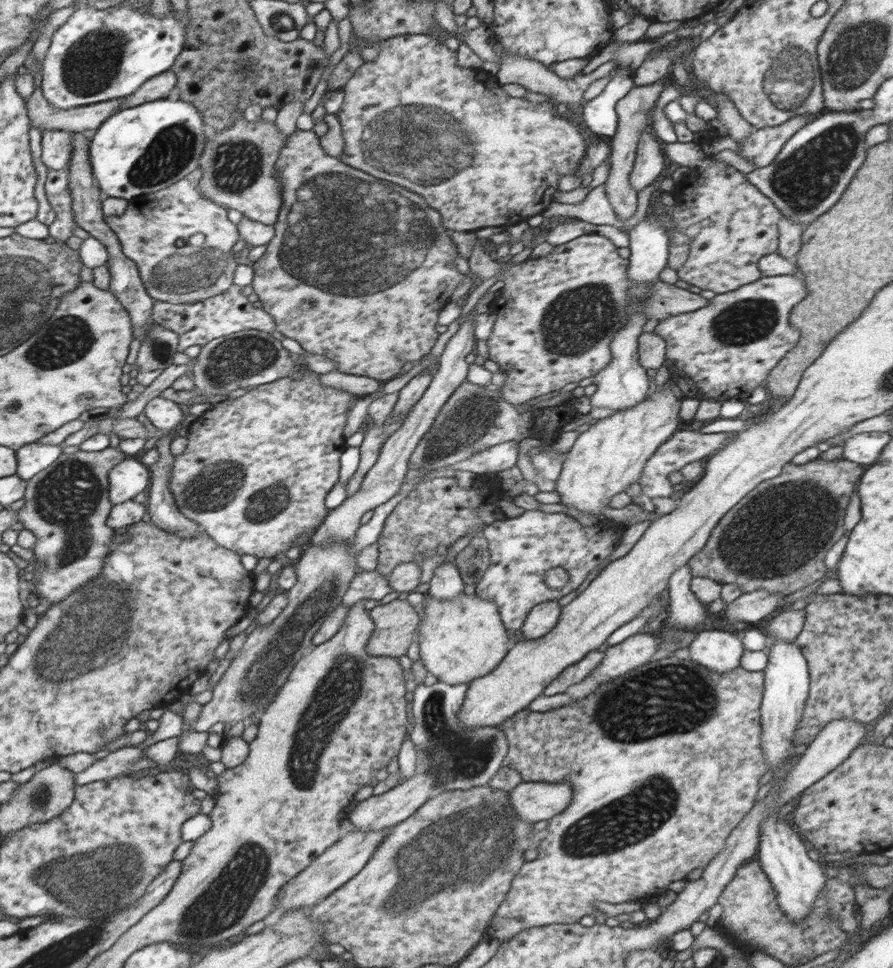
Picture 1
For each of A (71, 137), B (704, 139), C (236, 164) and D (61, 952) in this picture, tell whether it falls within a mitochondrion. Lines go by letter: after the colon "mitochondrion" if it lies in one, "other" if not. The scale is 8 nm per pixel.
A: other
B: other
C: mitochondrion
D: mitochondrion

